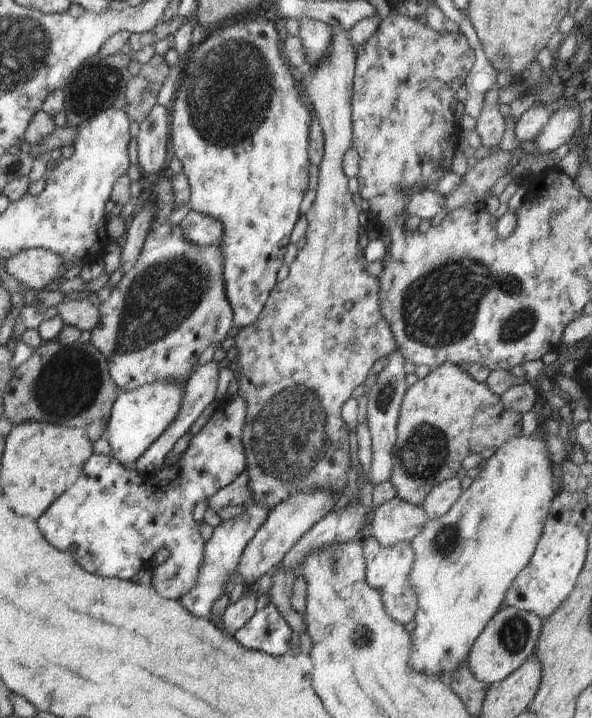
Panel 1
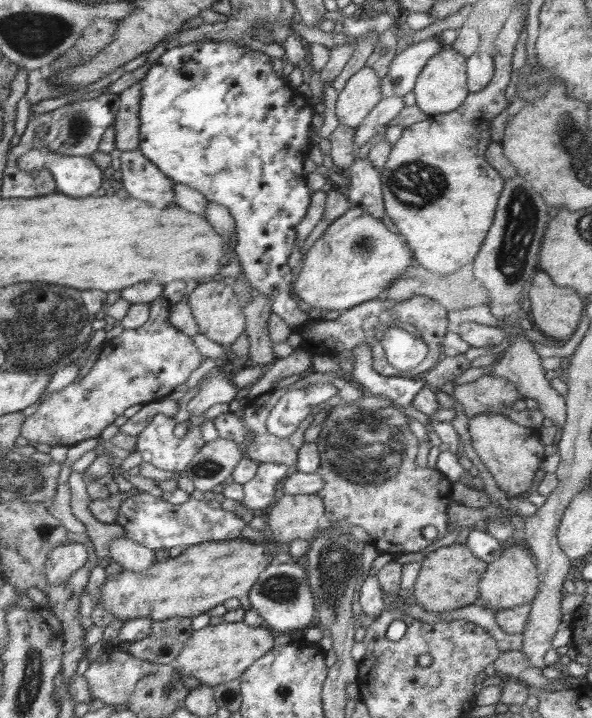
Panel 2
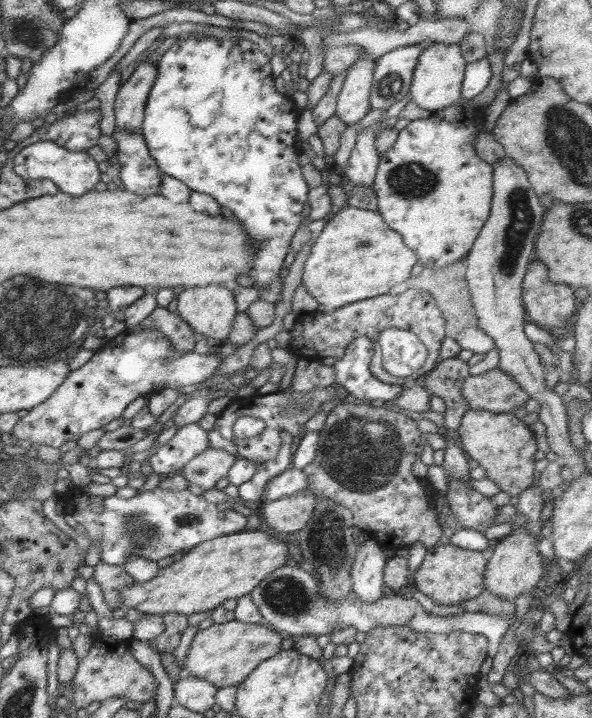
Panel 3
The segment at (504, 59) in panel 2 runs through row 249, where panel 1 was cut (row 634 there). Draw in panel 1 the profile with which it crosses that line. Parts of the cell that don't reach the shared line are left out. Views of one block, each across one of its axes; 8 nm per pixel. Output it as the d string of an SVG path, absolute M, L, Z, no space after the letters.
M539 429L531 435L520 434L510 438L480 468L471 486L460 494L456 504L437 519L428 519L422 532L414 537L410 548L414 552L414 564L410 570L410 584L416 590L416 628L412 638L412 668L426 676L446 679L460 662L467 660L474 640L502 607L506 588L526 568L538 539L541 537L544 521L548 516L552 499L556 496L551 455L548 452L544 432Z

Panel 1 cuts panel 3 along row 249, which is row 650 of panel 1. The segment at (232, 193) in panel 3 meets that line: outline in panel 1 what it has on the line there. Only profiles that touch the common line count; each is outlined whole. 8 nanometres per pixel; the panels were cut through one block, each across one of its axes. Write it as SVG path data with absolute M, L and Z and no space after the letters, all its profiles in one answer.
M257 598L257 611L250 622L234 633L235 639L248 649L262 651L273 657L291 652L290 639L294 632L286 620L272 608L268 610L268 598Z

